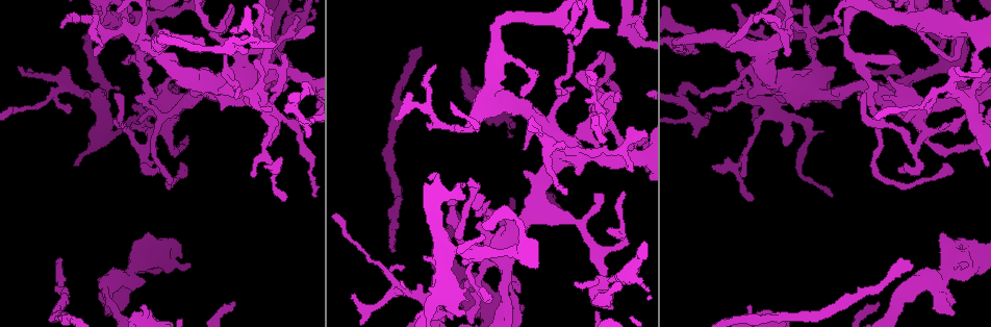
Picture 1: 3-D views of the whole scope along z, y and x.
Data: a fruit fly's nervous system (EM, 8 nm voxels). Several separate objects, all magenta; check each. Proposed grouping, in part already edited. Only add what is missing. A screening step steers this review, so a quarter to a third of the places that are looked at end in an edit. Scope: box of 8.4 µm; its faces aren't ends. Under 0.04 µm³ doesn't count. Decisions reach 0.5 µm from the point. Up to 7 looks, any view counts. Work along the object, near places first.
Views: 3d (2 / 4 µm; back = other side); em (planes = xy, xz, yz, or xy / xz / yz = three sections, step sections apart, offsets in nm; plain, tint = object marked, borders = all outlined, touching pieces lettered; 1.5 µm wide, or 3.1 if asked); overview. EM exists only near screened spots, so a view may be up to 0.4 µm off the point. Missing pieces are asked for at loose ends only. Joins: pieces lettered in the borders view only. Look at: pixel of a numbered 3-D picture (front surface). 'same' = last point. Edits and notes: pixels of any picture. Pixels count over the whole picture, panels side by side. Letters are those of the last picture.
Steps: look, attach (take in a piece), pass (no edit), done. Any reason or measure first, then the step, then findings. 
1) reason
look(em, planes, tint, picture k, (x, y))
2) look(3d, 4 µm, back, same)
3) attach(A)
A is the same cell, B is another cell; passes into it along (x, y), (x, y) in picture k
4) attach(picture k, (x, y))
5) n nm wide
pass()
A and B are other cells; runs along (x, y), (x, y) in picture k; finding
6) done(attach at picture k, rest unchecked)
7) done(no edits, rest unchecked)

an open end
look(em, xy, step 4, tint, picture 1, (285, 196))

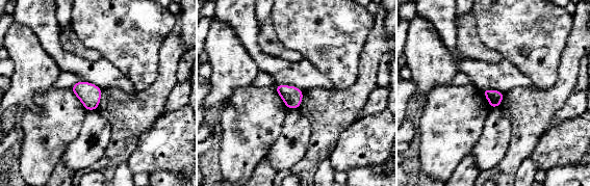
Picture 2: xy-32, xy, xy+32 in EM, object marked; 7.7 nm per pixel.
cut it another way
look(em, planes, borders, same)

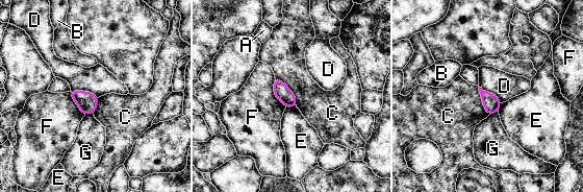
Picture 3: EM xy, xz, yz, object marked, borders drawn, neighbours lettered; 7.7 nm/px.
pass()
A, B, C, D, E, F and G are other cells; border along (71, 90), (90, 91), (98, 97) in picture 3; none of them fits

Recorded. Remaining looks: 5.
thin end
look(em, xy, step 4, borders, picture 1, (19, 67))

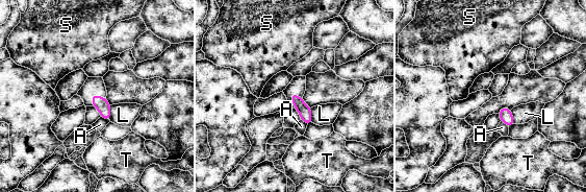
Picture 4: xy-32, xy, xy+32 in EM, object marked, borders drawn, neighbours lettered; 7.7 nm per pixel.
look(em, planes, borders, same)

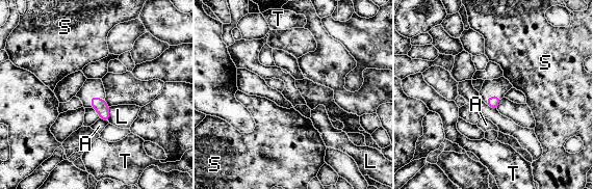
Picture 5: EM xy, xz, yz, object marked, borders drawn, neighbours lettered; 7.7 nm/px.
90 nm wide; L touches over 120 nm
pass()
A, L, S and T are other cells; no lettered piece goes on from it

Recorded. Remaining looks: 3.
branch stops here
look(em, planes, borders, picture 1, (912, 266))

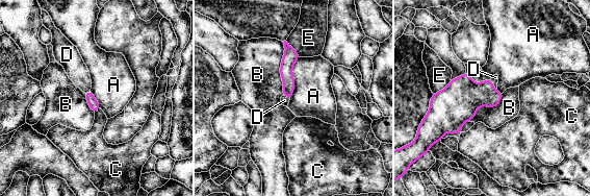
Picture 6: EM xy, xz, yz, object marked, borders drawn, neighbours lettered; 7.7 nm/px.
attach(D)
D is the same cell, A, B, C and E are other cells; passes into it along (462, 96), (492, 84), (495, 77) in picture 6; it goes on there

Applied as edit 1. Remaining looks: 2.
done(attach at picture 6, rest unchecked)

